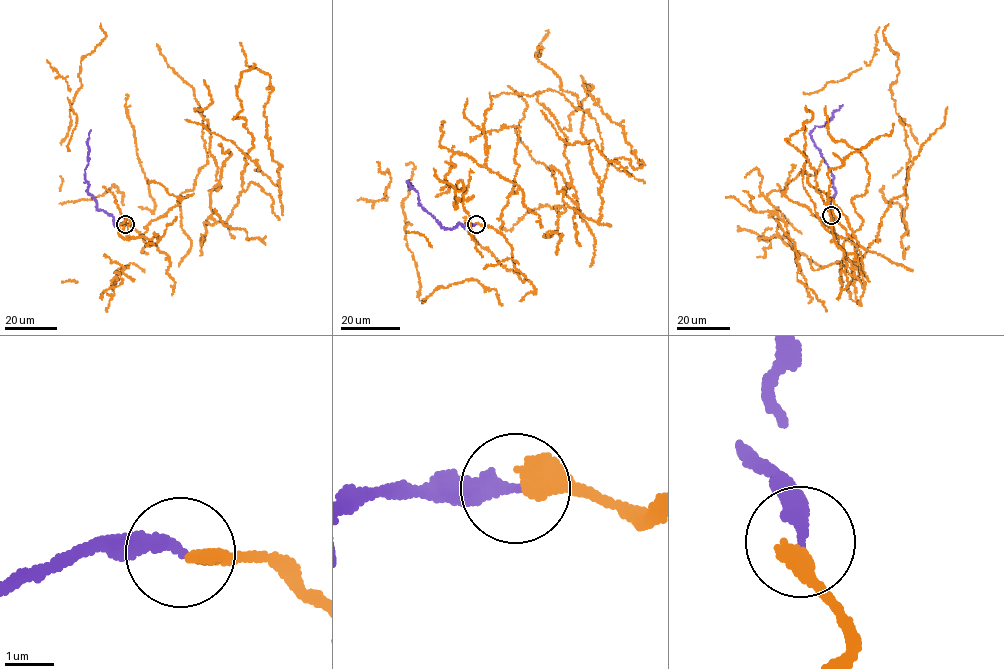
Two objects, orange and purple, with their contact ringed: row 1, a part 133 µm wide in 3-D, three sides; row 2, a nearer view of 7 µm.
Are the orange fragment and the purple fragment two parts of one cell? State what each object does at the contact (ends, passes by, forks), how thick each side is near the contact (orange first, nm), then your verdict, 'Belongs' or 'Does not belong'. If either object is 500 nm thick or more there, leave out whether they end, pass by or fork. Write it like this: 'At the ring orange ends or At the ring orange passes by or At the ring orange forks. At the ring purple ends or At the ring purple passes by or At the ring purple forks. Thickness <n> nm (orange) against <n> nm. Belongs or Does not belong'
At the ring orange ends. At the ring purple ends. Thickness 360 nm (orange) against 320 nm. Belongs

